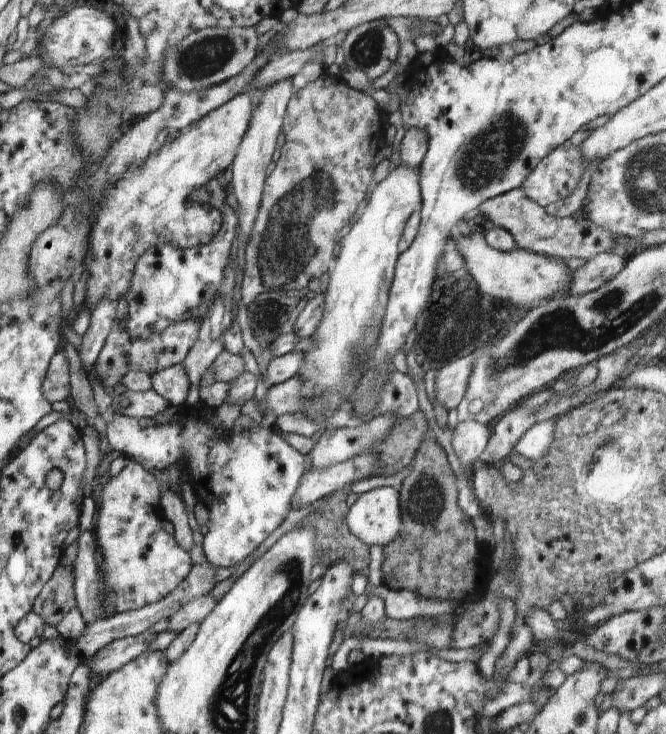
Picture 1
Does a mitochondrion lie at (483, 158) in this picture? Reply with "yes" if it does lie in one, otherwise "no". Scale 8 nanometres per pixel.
yes

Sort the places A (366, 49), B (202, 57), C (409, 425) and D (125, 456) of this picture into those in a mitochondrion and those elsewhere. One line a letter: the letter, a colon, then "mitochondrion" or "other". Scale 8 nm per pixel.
A: mitochondrion
B: mitochondrion
C: other
D: other

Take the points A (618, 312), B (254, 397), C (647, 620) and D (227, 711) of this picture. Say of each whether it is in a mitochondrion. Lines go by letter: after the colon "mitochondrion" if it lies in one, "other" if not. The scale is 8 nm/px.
A: mitochondrion
B: other
C: other
D: mitochondrion

